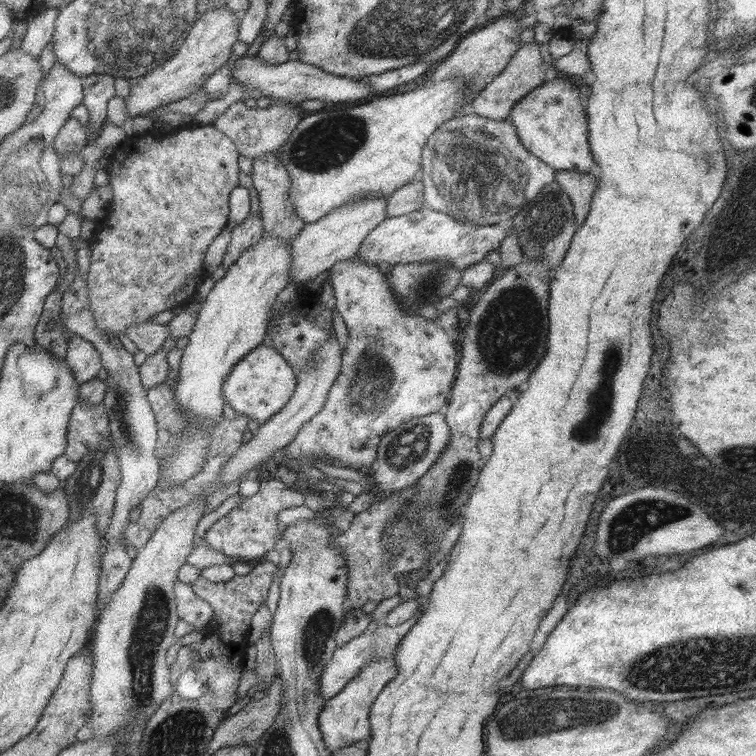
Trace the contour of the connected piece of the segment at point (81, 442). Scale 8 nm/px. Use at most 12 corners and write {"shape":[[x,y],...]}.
{"shape":[[76,402],[65,456],[78,461],[109,438],[103,404]]}

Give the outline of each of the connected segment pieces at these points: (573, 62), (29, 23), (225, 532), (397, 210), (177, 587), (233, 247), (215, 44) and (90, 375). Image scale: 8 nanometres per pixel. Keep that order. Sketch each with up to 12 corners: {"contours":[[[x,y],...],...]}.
{"contours":[[[578,34],[571,52],[553,60],[557,73],[582,82],[590,70],[589,38]],[[59,8],[29,17],[21,52],[35,57],[51,40]],[[275,478],[216,520],[207,547],[264,559],[281,535],[277,513],[306,504]],[[419,178],[388,195],[385,218],[402,216],[424,205]],[[173,581],[179,620],[205,630],[213,614],[190,584]],[[259,212],[231,229],[220,266],[229,269],[263,235]],[[197,15],[175,54],[138,77],[127,116],[181,100],[230,60],[238,15]],[[73,334],[63,359],[80,385],[102,366],[99,352]]]}

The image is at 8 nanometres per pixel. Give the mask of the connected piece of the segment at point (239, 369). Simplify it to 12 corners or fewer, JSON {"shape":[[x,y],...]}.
{"shape":[[259,345],[221,382],[236,414],[264,423],[289,400],[293,367]]}

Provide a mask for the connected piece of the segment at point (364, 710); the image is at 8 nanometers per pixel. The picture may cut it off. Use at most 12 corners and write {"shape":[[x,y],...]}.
{"shape":[[392,657],[367,662],[318,716],[330,753],[369,739],[369,712],[397,674]]}

